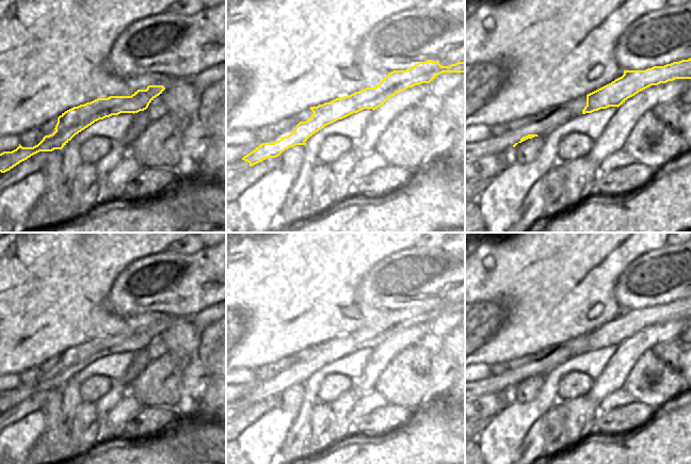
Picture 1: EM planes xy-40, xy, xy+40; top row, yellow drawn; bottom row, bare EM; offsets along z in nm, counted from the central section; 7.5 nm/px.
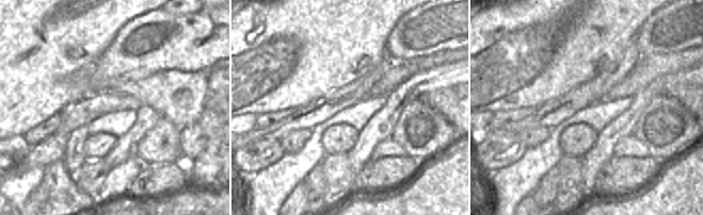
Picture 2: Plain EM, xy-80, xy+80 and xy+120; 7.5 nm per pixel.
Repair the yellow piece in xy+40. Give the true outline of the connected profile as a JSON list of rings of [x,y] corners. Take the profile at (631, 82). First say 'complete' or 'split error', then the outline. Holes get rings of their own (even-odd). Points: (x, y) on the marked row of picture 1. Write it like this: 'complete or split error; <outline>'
complete; [[[691,58],[645,70],[624,70],[622,77],[586,95],[582,114],[609,107],[618,108],[639,92],[675,79],[691,79]]]

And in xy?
complete; [[[431,60],[419,62],[406,70],[388,73],[388,76],[374,87],[366,87],[349,96],[310,107],[314,112],[310,119],[300,122],[291,134],[274,143],[260,144],[242,160],[253,166],[268,158],[276,158],[289,147],[305,145],[312,134],[325,126],[364,109],[374,111],[396,94],[421,83],[430,83],[443,73],[465,73],[465,61],[449,66],[441,66],[439,62]]]

